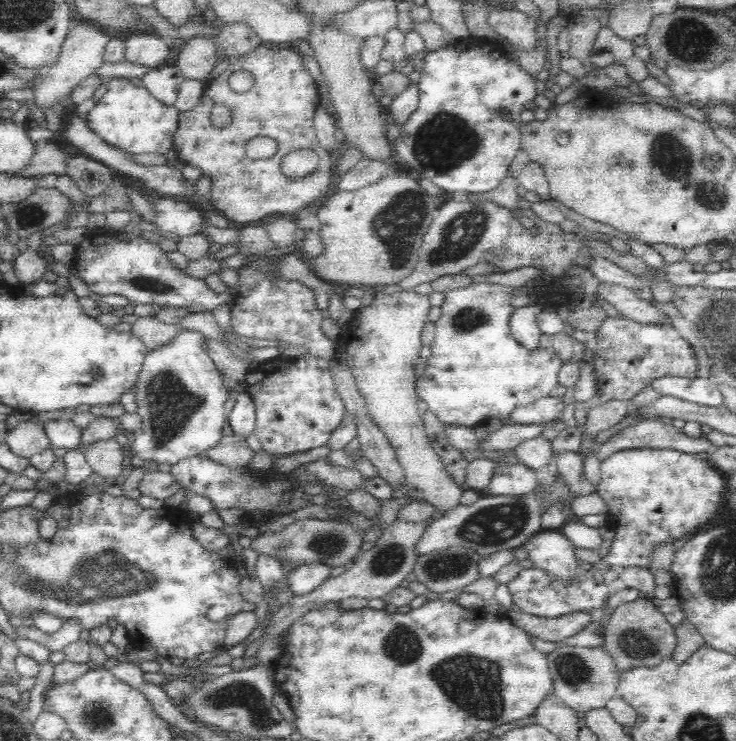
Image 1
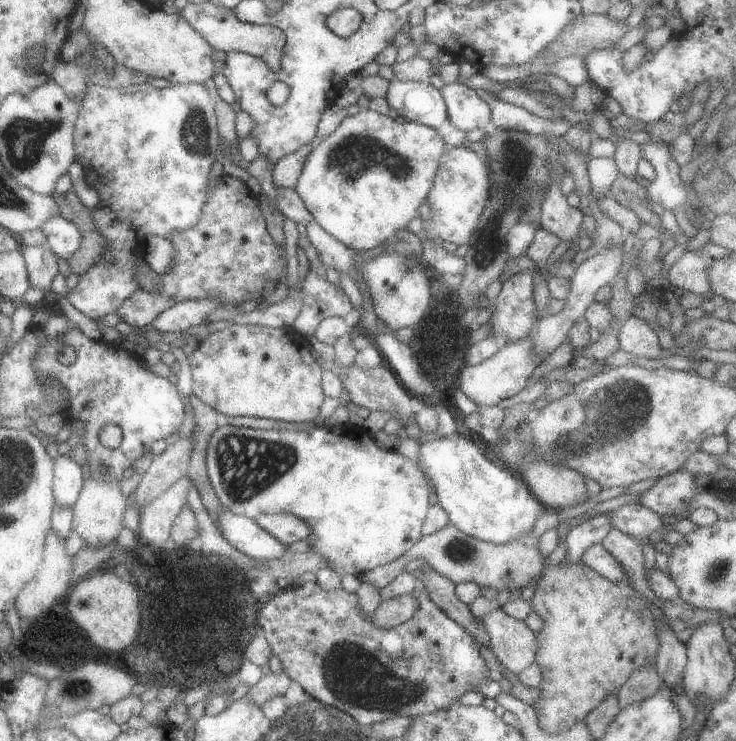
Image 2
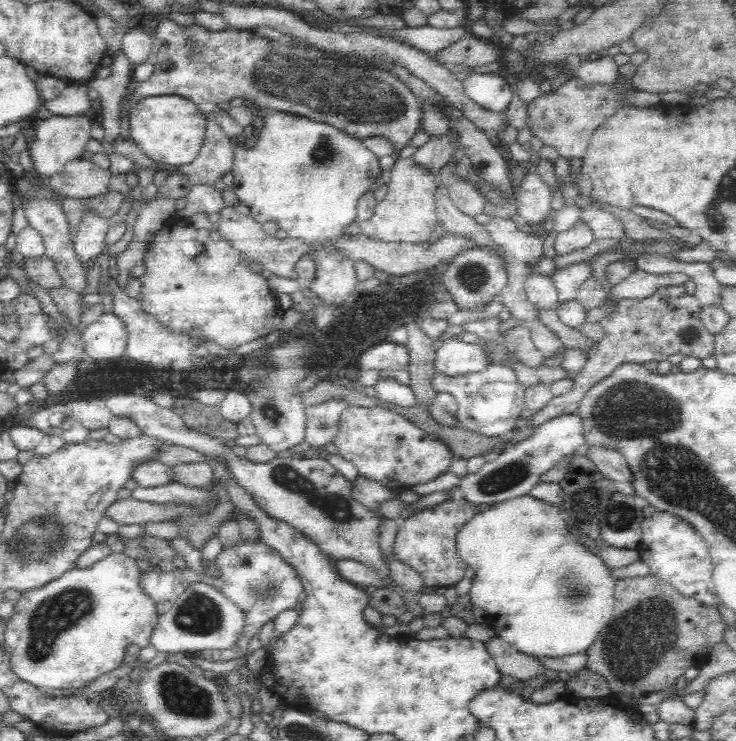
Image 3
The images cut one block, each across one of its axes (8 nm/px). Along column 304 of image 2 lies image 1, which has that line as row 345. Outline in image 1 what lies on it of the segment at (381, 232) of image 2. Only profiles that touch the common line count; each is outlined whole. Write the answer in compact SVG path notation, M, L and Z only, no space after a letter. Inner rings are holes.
M178 326L176 336L164 346L149 351L143 361L136 382L131 388L136 403L135 411L140 415L141 425L131 434L133 452L142 460L152 460L156 464L178 464L181 460L195 456L206 457L208 450L218 446L222 428L226 424L230 404L230 389L224 384L225 377L218 371L215 362L208 354L206 338L197 330Z

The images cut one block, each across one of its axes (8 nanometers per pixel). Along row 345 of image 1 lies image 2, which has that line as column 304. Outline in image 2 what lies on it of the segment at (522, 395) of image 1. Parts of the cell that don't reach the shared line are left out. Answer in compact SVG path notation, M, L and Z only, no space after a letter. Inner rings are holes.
M343 423L331 428L321 425L303 431L277 432L276 429L251 429L226 424L218 426L209 436L204 461L206 475L213 487L215 498L225 510L229 510L235 516L245 516L249 520L255 520L259 513L287 513L303 520L311 528L309 536L305 536L309 544L307 552L315 552L317 556L321 556L321 560L325 560L325 568L333 570L340 577L344 574L357 577L361 572L367 572L395 560L409 550L421 536L421 526L429 500L428 482L413 460L403 456L397 450L380 449L375 444L372 434L363 428Z

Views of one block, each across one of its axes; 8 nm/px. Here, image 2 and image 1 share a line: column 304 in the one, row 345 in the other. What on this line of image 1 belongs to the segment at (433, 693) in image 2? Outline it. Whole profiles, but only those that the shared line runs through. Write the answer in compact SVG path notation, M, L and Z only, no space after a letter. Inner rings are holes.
M607 316L596 331L593 372L596 396L602 400L630 402L652 380L660 377L682 377L694 380L700 363L691 344L680 336L666 316L664 322L636 322L626 316Z

